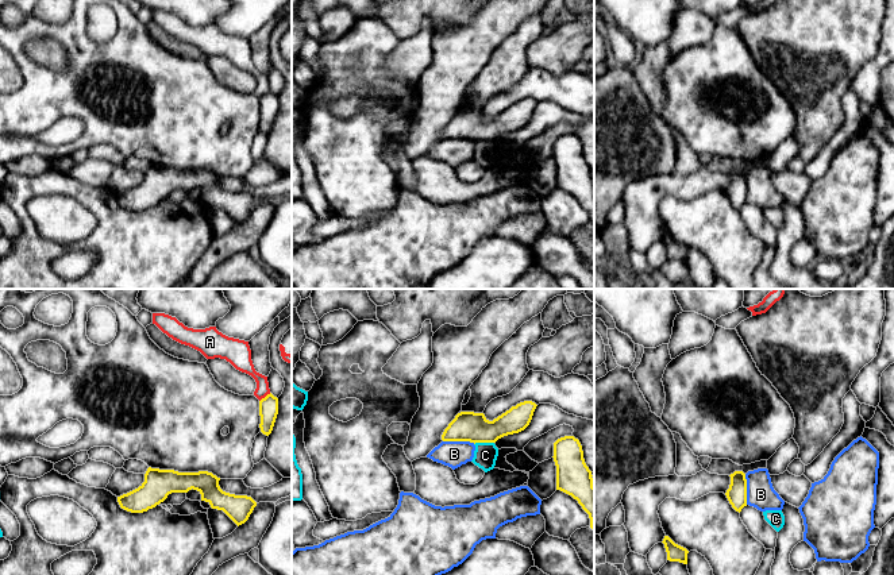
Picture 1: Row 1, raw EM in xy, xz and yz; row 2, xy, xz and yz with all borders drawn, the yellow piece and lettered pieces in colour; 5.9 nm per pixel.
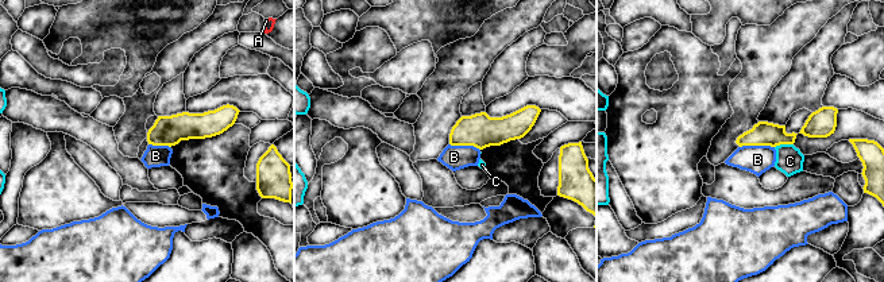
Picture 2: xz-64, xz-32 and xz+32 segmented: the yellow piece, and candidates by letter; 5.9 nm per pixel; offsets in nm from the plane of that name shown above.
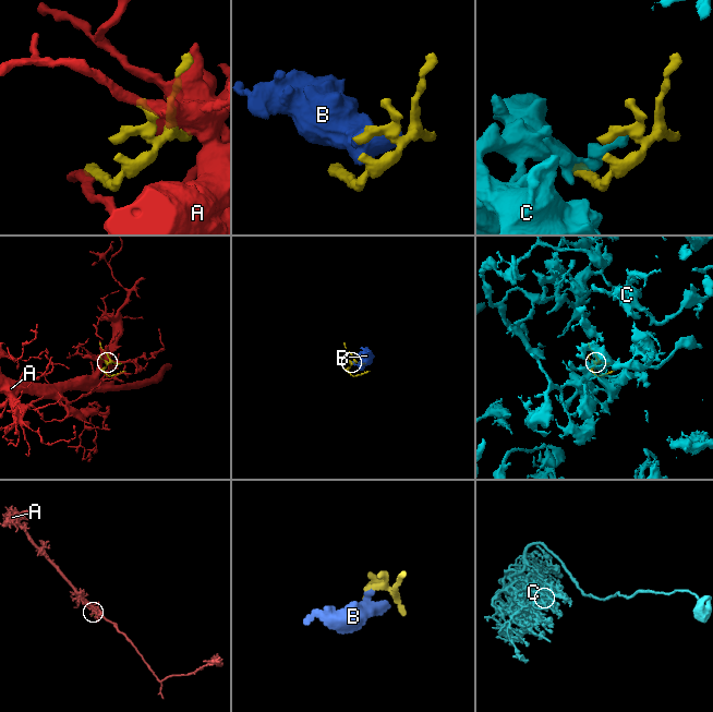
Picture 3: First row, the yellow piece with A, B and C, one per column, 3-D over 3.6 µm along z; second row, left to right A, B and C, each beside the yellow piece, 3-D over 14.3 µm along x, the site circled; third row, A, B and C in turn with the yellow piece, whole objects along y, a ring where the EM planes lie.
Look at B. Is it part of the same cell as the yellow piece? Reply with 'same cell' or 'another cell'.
another cell

